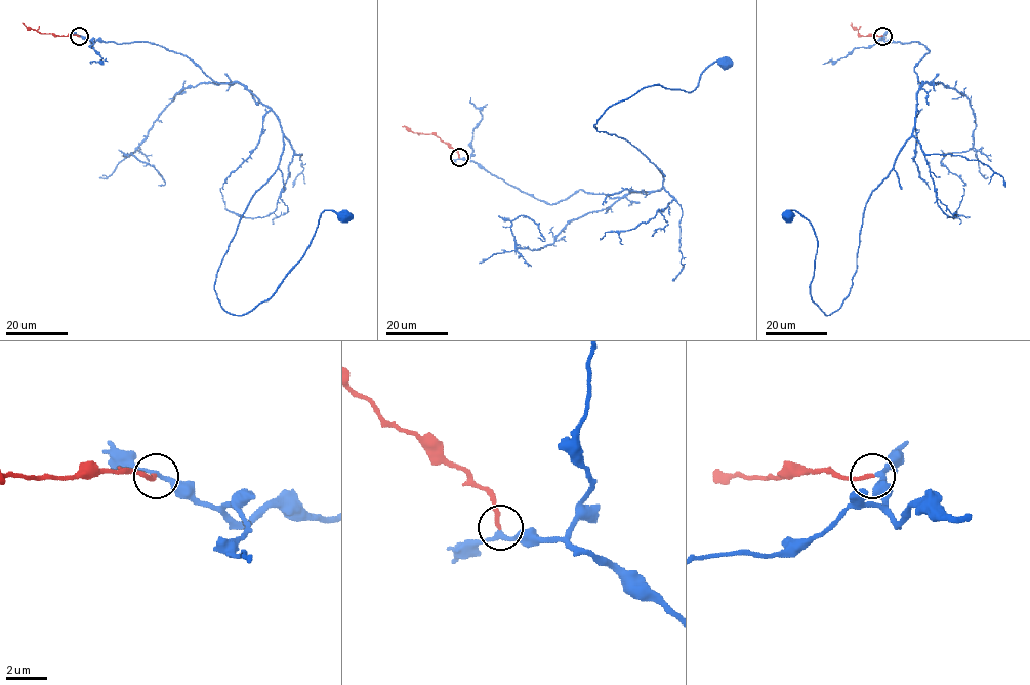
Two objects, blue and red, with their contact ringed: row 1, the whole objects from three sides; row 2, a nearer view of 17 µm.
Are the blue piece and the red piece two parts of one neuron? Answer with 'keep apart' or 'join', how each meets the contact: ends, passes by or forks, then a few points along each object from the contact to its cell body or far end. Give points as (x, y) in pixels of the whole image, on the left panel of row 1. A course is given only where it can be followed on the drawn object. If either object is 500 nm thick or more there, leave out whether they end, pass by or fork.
join; blue passes by; red ends there; blue runs (79, 36), (187, 55), (280, 122), (278, 168), (216, 273), (227, 311), (266, 300), (320, 214), (342, 214); red runs (79, 36), (41, 34), (22, 22)

